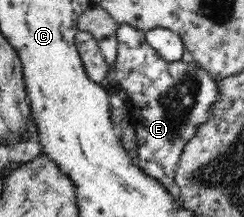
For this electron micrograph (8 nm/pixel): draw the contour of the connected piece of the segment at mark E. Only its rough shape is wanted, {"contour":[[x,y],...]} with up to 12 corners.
{"contour":[[120,24],[114,75],[135,160],[179,199],[177,163],[219,83]]}

